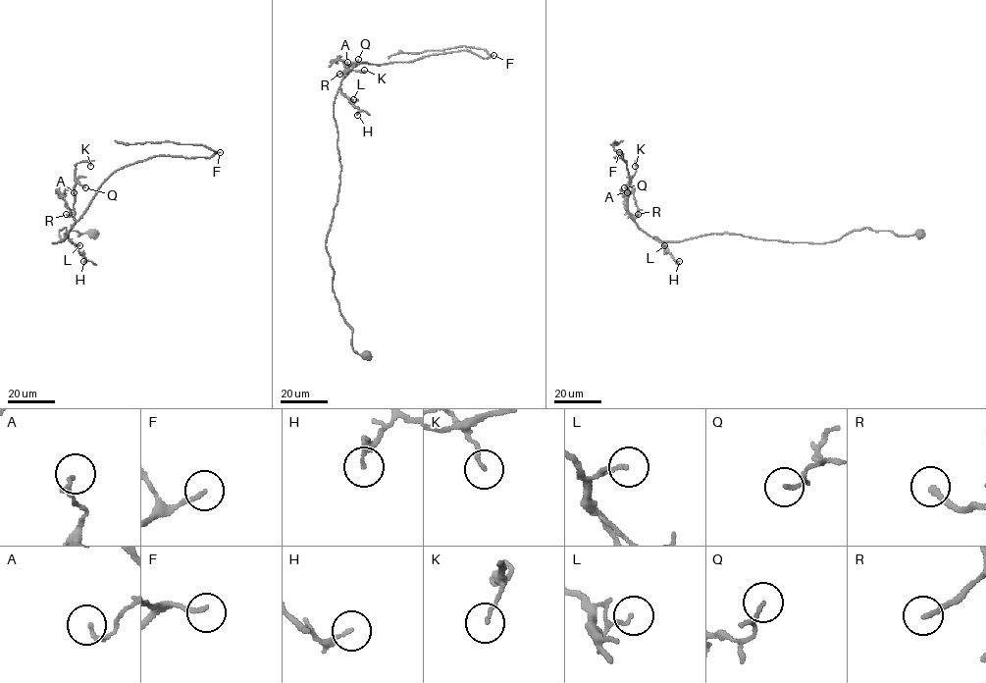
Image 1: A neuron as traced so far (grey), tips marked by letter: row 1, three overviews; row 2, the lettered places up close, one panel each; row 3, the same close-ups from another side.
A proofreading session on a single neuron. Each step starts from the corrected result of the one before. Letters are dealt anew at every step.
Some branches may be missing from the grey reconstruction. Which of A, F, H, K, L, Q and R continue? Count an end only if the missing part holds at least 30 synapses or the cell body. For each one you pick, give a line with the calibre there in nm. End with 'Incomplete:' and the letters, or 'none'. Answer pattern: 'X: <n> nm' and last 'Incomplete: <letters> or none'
F: 150 nm
R: 190 nm
Incomplete: F, R

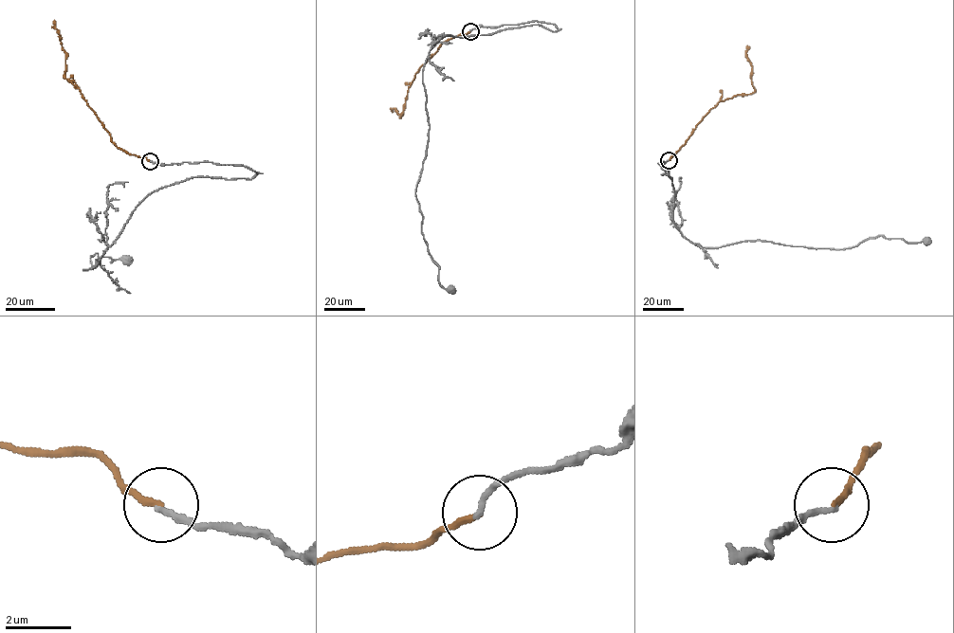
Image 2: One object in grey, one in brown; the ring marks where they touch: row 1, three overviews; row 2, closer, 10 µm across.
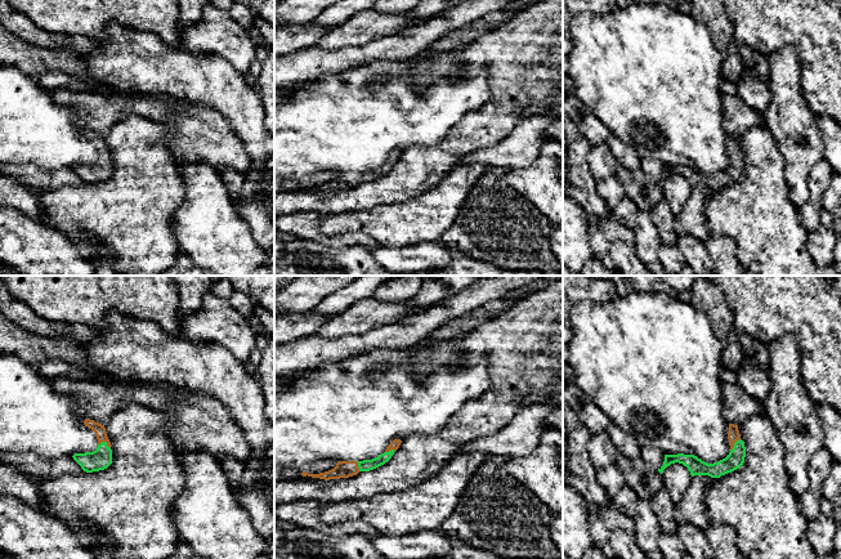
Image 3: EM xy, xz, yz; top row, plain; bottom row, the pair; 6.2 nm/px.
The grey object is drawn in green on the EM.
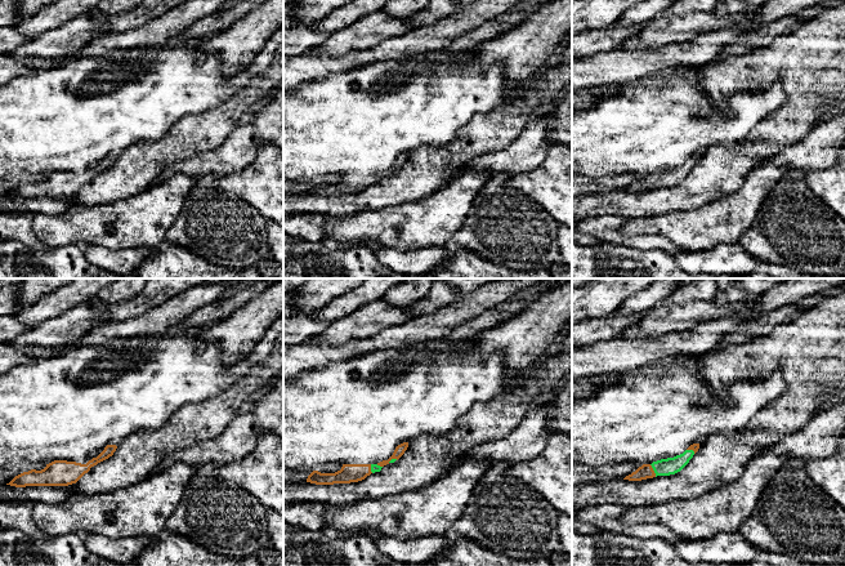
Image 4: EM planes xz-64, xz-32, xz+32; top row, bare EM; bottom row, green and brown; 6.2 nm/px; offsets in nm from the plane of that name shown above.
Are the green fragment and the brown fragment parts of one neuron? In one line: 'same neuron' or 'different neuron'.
same neuron

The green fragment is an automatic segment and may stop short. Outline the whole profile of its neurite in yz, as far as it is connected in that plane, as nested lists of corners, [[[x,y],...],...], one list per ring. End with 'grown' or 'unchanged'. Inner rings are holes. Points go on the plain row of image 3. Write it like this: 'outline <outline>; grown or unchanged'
outline [[[729,135],[728,151],[730,157],[729,166],[713,175],[707,175],[694,166],[665,166],[663,176],[658,180],[662,185],[663,182],[671,175],[679,174],[688,179],[690,187],[708,187],[711,189],[720,189],[728,184],[739,180],[746,169],[744,153],[741,151],[738,137]]]; grown

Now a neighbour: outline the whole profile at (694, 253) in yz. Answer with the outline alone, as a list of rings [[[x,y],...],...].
[[[677,234],[676,246],[697,276],[704,276],[713,272],[713,261],[706,250],[704,242],[701,242],[690,234]]]

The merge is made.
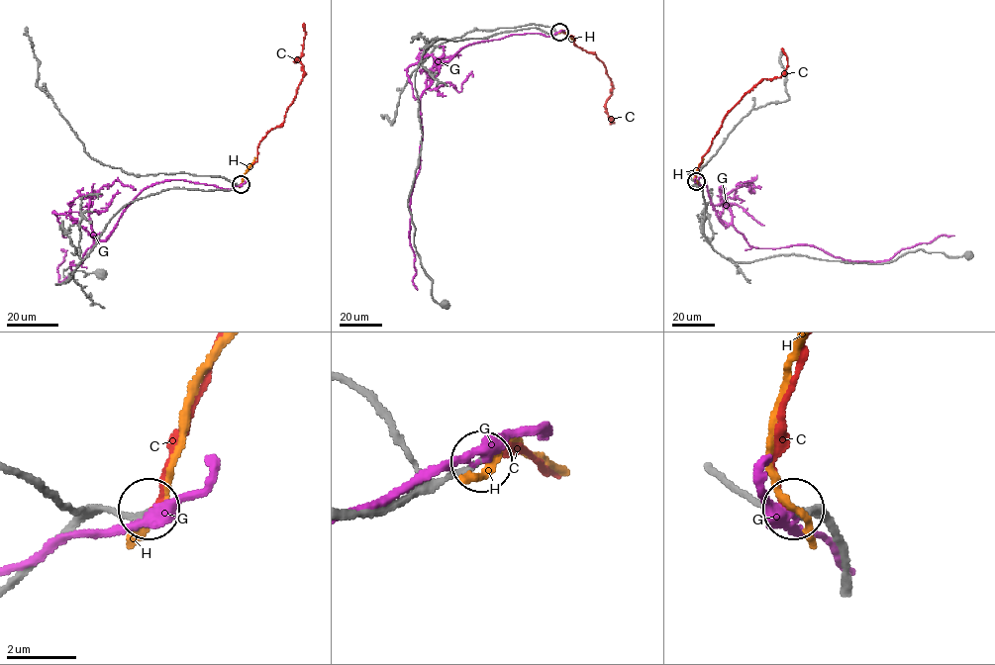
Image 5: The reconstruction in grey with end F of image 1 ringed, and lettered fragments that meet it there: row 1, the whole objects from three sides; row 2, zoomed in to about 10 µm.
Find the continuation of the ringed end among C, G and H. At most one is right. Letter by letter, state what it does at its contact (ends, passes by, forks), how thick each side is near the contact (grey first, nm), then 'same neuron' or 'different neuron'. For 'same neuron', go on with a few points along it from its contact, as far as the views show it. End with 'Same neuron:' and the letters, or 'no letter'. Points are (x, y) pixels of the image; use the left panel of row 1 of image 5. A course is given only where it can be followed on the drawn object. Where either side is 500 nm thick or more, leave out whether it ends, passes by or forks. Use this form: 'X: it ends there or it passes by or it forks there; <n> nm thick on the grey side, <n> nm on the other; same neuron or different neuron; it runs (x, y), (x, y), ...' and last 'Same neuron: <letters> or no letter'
C: it ends there; 150 nm thick on the grey side, 150 nm on the other; same neuron; it runs (241, 184), (256, 160), (259, 142), (284, 121), (295, 98), (304, 72), (295, 61), (302, 54), (303, 23)
G: it passes by; 160 nm thick on the grey side, 320 nm on the other; different neuron
H: it passes by; 140 nm thick on the grey side, 200 nm on the other; different neuron
Same neuron: C

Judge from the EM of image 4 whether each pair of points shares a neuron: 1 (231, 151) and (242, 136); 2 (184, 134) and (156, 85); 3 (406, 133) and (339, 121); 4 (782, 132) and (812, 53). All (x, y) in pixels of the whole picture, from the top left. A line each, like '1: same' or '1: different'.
1: same
2: different
3: same
4: same

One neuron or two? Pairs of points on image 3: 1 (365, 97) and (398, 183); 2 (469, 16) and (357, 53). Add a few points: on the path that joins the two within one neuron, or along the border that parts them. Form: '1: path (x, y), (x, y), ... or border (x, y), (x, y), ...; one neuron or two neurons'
1: border (430, 144), (412, 143), (401, 151); two neurons
2: path (441, 25), (407, 44), (397, 48), (385, 48); one neuron

